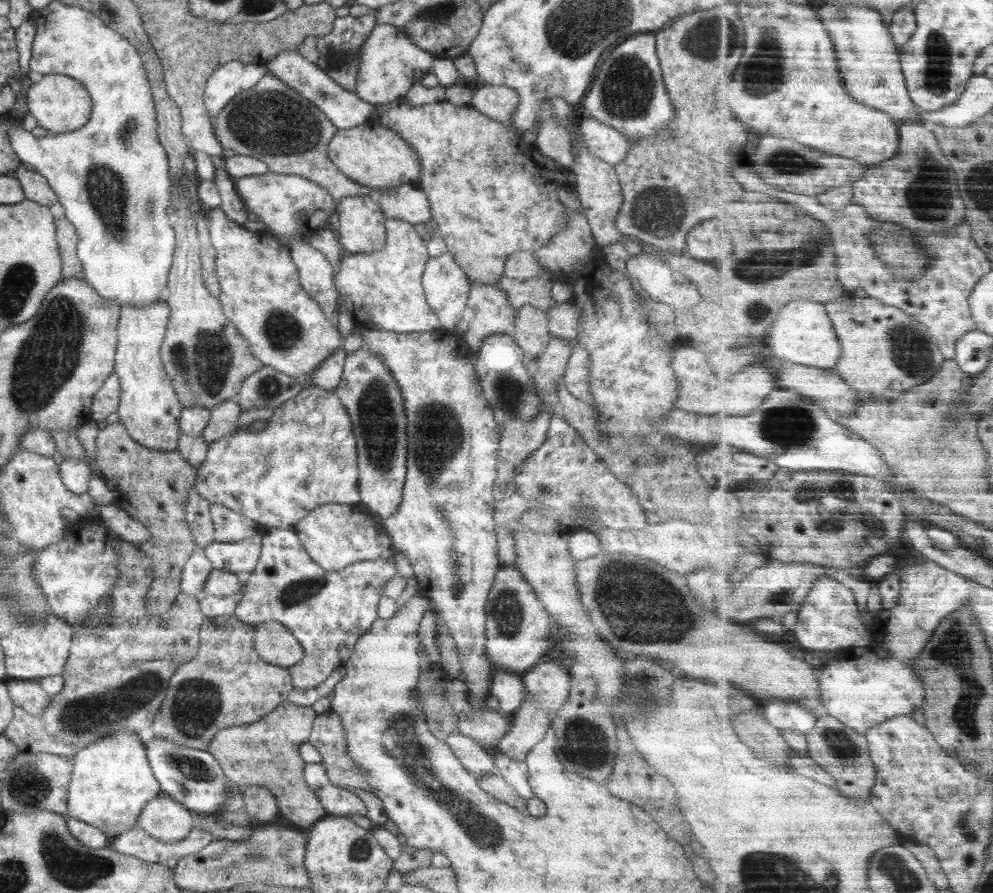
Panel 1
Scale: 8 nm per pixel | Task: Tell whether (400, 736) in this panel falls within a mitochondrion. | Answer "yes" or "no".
yes

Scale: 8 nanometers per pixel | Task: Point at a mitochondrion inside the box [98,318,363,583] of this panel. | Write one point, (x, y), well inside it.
(206, 367)

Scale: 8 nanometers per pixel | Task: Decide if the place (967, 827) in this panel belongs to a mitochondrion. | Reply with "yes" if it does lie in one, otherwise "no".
yes

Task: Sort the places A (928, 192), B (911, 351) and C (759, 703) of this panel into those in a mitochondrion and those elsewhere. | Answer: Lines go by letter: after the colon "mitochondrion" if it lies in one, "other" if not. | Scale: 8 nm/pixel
A: mitochondrion
B: mitochondrion
C: other

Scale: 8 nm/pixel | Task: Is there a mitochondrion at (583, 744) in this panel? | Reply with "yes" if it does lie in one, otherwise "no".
yes

